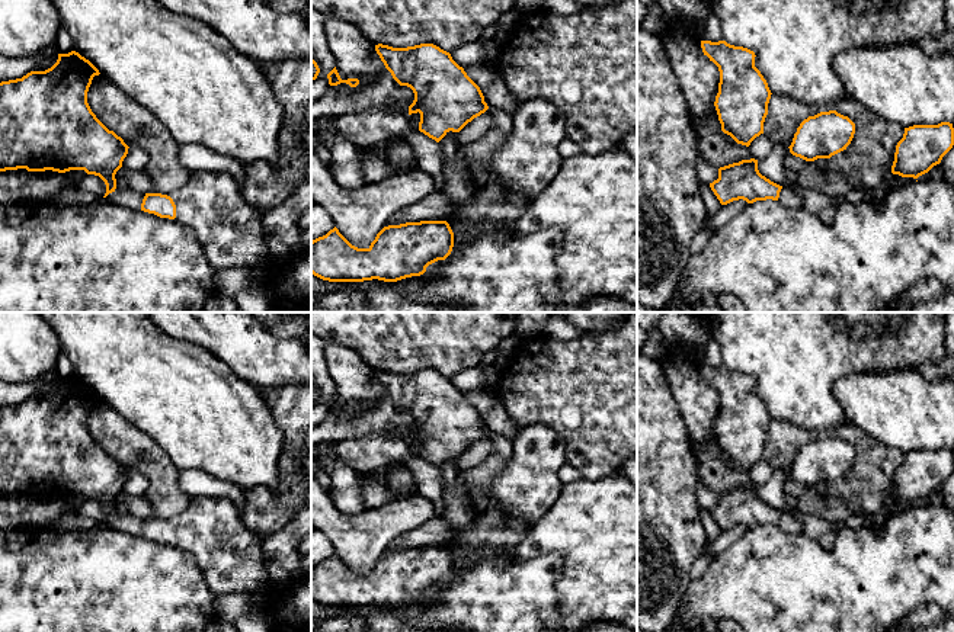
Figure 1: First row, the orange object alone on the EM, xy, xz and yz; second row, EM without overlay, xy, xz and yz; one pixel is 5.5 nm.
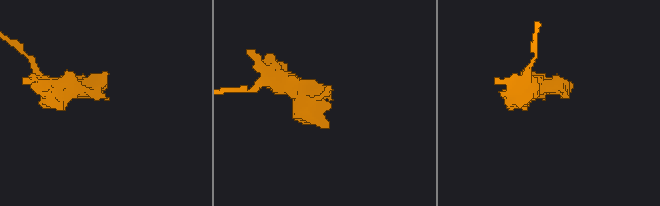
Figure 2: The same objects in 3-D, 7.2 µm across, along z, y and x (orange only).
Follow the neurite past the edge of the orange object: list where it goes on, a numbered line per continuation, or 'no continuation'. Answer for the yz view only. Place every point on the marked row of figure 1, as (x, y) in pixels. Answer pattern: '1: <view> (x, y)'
1: yz (788, 198)

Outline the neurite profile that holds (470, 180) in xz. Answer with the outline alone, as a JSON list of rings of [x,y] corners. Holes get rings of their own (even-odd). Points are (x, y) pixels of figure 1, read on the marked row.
[[[494,108],[487,110],[493,116],[490,131],[476,142],[458,147],[454,160],[444,164],[444,193],[454,200],[454,212],[446,222],[452,225],[467,222],[470,225],[454,232],[454,243],[460,247],[489,232],[513,231],[516,219],[526,209],[528,195],[503,185],[493,169],[496,151],[503,147],[512,132],[512,115]]]

